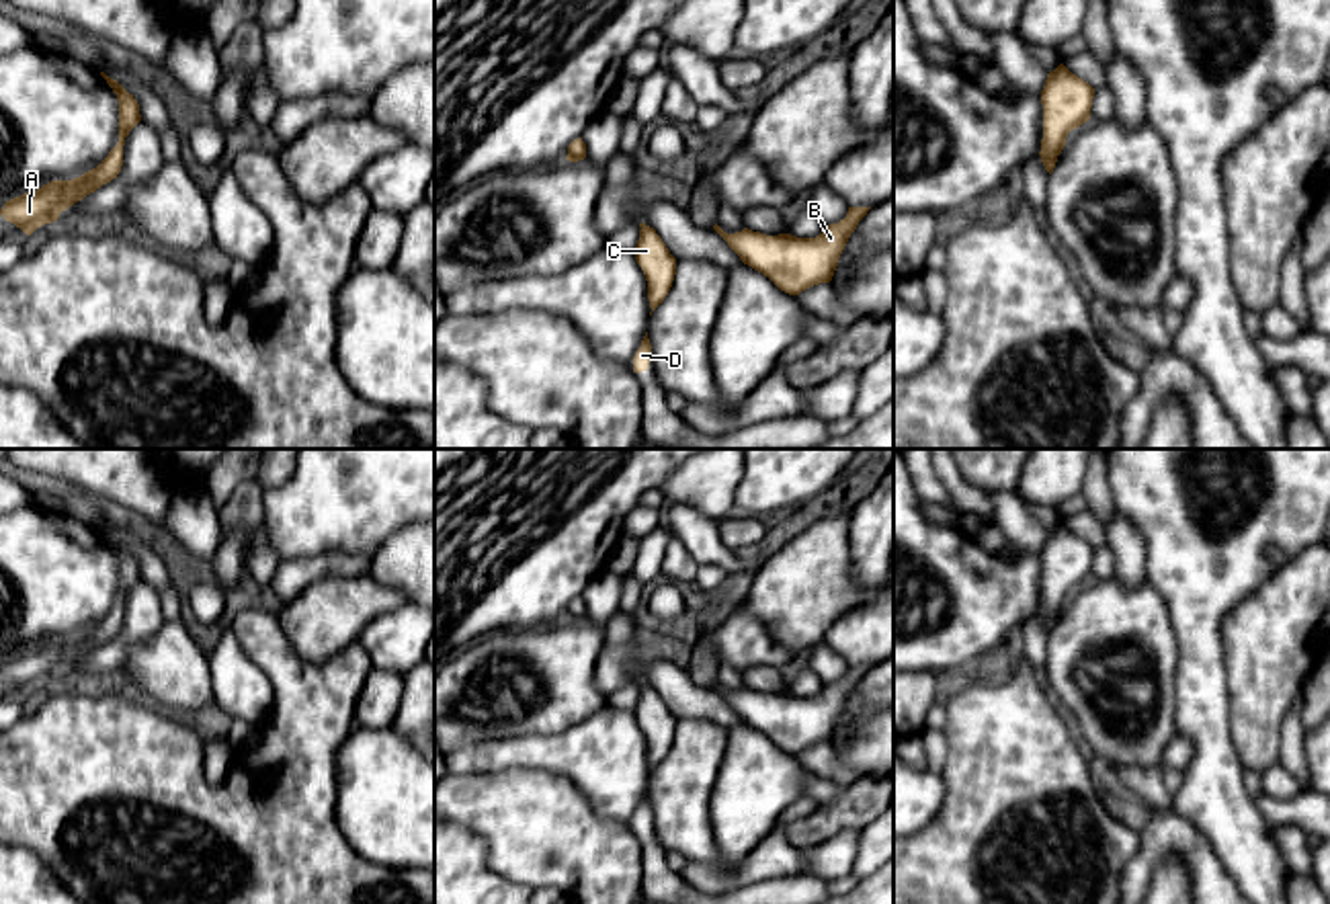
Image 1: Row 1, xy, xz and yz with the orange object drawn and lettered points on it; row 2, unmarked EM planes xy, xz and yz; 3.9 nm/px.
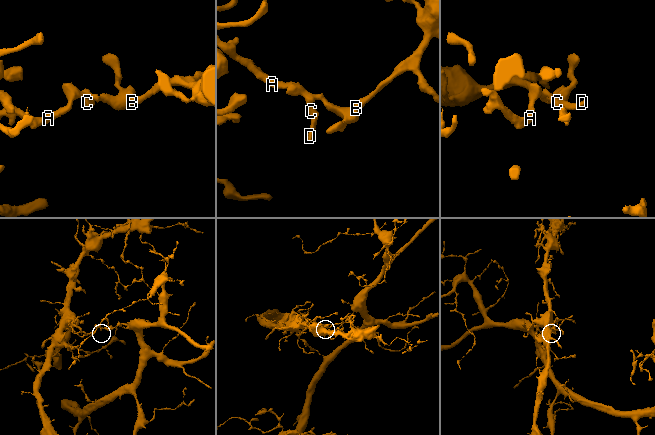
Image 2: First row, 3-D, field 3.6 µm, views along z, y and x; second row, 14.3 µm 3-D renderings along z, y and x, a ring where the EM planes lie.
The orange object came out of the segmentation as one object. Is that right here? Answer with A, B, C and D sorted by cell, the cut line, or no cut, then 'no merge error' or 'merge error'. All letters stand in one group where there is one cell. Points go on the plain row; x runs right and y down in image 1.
groups A / B C D; cut yz (1042, 599), (1042, 605), (1056, 615); merge error

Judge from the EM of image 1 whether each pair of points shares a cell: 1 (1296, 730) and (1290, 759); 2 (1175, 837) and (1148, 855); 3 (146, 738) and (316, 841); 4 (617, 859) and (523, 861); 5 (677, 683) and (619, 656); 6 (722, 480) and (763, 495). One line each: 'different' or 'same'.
1: same
2: same
3: same
4: same
5: different
6: different

